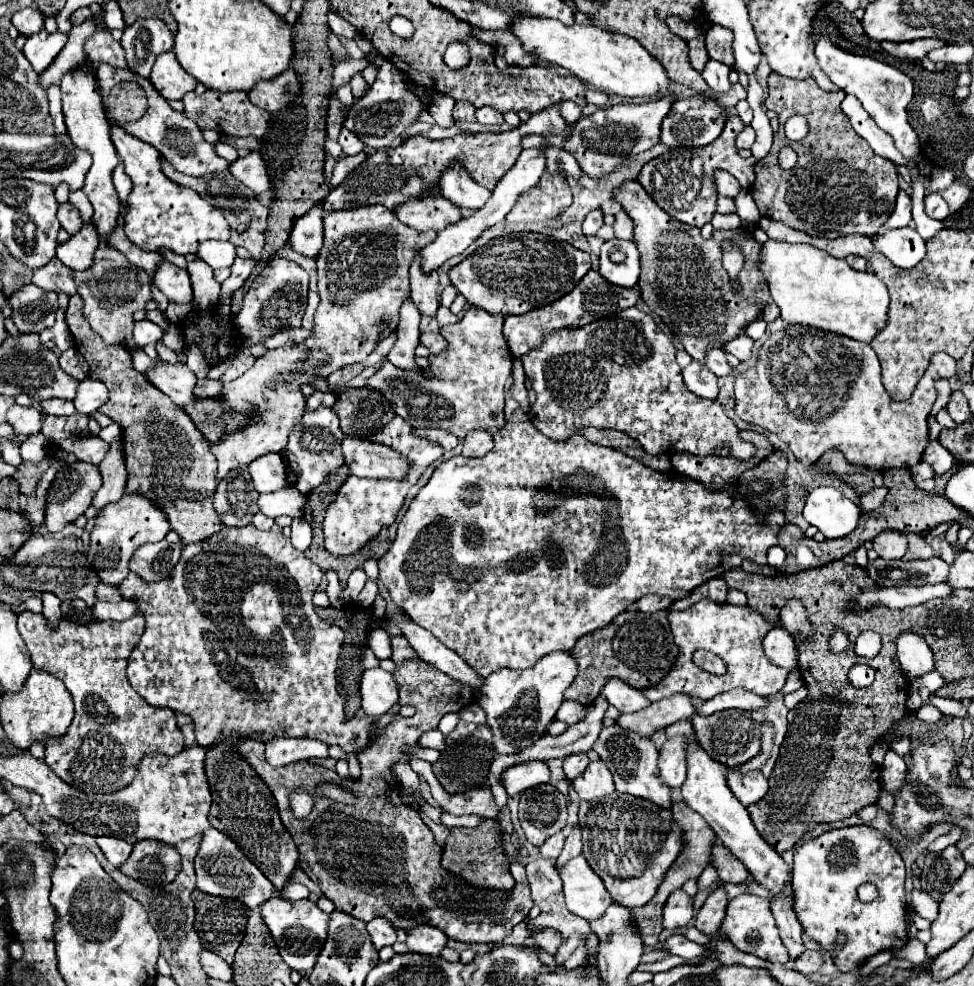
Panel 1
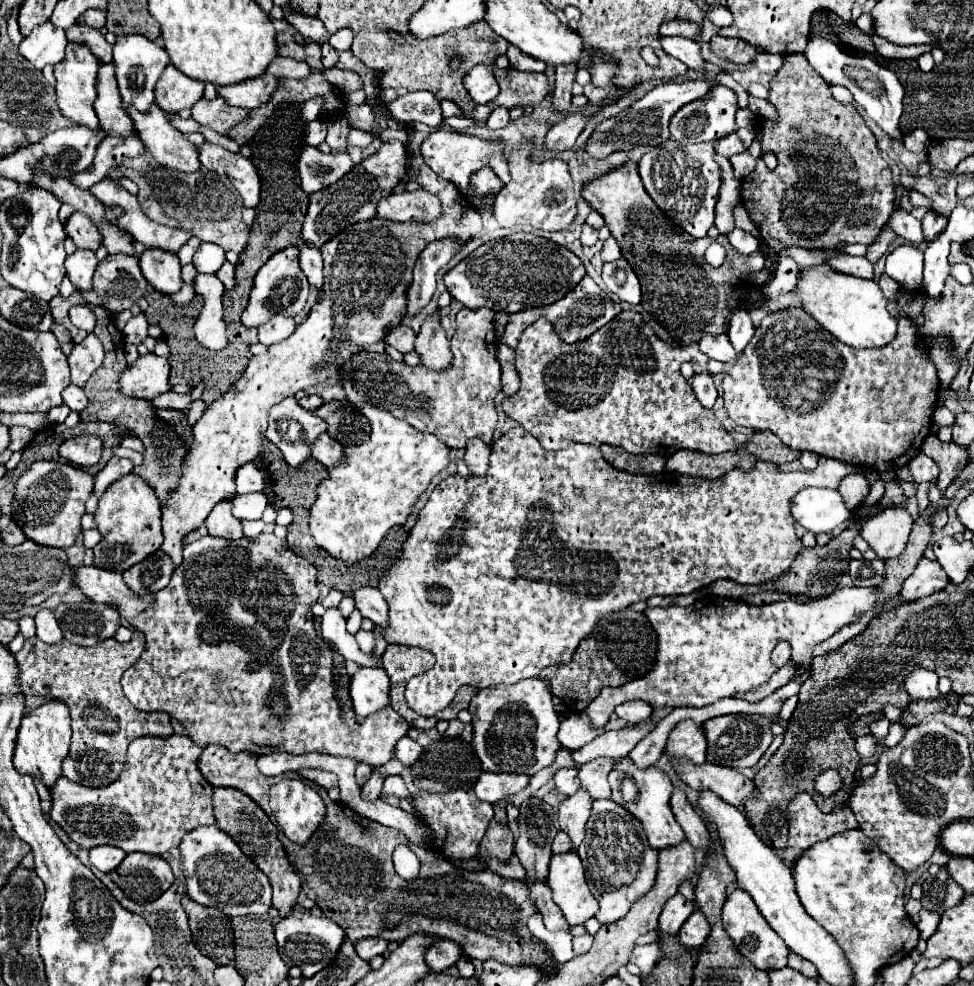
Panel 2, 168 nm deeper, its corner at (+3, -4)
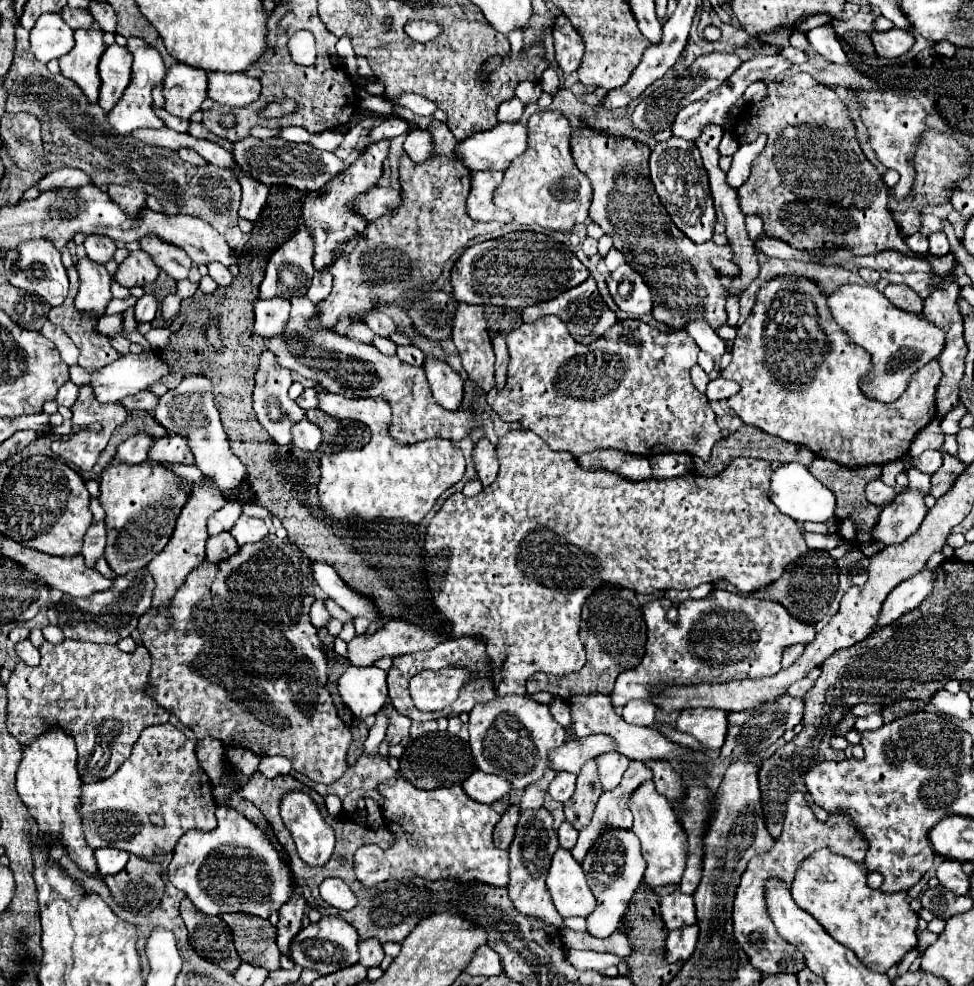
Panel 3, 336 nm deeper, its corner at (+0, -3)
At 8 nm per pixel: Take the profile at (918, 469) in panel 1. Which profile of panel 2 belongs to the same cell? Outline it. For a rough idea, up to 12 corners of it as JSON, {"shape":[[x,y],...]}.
{"shape":[[924,453],[908,463],[916,483],[938,475],[936,463]]}

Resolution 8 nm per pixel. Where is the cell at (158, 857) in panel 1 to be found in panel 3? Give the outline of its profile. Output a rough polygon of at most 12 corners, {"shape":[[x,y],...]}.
{"shape":[[131,856],[103,880],[115,902],[139,916],[165,894],[161,866]]}

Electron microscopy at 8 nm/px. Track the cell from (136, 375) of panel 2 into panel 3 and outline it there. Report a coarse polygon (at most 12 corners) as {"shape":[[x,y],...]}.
{"shape":[[153,352],[127,354],[71,382],[91,386],[99,402],[119,402],[167,376]]}

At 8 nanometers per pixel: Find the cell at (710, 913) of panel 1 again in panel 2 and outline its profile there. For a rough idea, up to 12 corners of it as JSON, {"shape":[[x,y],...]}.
{"shape":[[696,911],[682,925],[678,939],[684,947],[704,945],[710,923]]}

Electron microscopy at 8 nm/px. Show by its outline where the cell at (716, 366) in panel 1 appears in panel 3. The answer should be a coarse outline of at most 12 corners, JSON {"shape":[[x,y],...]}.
{"shape":[[639,320],[507,334],[487,404],[575,456],[709,460],[699,346]]}

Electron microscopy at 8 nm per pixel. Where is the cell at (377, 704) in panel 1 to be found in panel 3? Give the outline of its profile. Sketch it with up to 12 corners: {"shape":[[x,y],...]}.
{"shape":[[349,666],[339,694],[357,718],[387,702],[387,674]]}

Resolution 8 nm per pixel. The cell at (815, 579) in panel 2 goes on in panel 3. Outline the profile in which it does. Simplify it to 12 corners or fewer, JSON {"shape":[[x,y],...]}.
{"shape":[[835,558],[791,562],[757,598],[819,632],[839,610]]}

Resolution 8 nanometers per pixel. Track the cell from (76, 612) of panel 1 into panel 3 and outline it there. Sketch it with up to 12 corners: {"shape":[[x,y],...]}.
{"shape":[[143,568],[89,598],[63,594],[49,624],[69,640],[117,644],[149,610]]}

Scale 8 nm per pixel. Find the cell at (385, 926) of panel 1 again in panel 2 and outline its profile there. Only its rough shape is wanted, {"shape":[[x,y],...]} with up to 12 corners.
{"shape":[[360,939],[356,953],[370,961],[388,949],[386,939]]}

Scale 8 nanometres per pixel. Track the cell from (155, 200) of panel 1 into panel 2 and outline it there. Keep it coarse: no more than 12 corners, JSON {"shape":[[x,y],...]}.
{"shape":[[112,63],[100,65],[94,103],[100,129],[132,137]]}

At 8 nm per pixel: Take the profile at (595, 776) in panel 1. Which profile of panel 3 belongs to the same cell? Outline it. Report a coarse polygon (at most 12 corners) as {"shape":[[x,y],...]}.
{"shape":[[615,752],[595,758],[603,790],[619,786],[629,758]]}

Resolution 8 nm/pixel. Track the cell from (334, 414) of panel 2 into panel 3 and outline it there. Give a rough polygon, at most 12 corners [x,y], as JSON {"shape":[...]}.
{"shape":[[321,410],[307,418],[323,432],[319,452],[355,450],[369,442],[359,422],[339,422]]}

